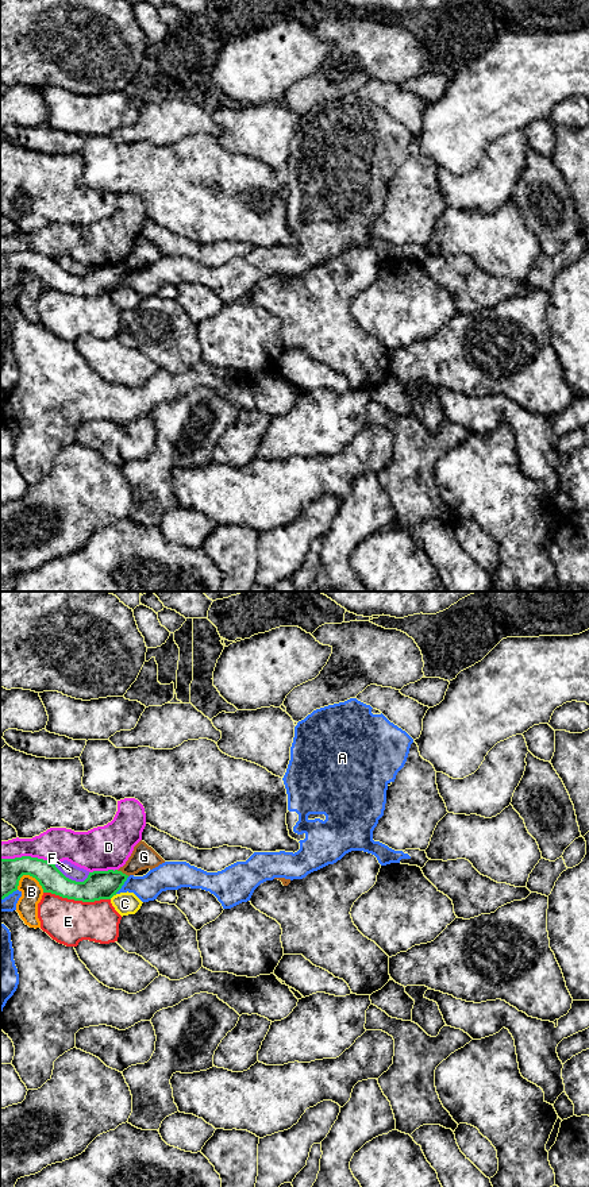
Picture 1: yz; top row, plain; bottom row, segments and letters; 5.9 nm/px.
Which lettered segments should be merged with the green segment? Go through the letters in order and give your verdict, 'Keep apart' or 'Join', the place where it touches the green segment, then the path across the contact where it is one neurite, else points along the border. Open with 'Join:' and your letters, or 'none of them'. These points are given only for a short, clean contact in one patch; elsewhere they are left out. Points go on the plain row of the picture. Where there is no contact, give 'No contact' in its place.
Join: none of them
A: Keep apart. Touches green at yz (123, 278)
B: Keep apart. Touches green at yz (33, 272)
C: Keep apart. Touches green at yz (112, 291). Boundary: yz (116, 289), (110, 293)
D: Keep apart. Touches green at yz (27, 251)
E: Keep apart. Touches green at yz (77, 295)
F: Keep apart. Touches green at yz (70, 274)
G: Keep apart. Touches green at yz (122, 268). Boundary: yz (116, 265), (129, 270)

